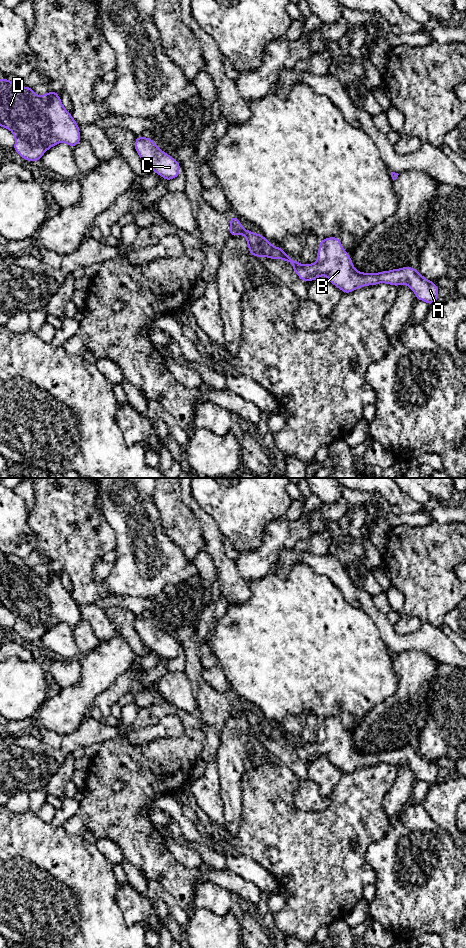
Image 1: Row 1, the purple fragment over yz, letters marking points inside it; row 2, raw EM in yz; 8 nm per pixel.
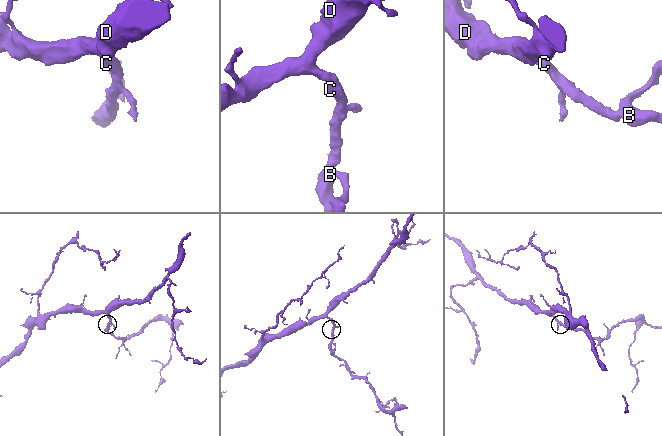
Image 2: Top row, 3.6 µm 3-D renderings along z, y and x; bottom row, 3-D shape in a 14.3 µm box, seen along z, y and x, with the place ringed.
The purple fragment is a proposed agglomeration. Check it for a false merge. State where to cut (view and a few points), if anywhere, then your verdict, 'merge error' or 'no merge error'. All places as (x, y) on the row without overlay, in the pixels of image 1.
cut none; no merge error

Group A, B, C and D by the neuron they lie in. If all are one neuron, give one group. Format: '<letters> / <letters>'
A B C D

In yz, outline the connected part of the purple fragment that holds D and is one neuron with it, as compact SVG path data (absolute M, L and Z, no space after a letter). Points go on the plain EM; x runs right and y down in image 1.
M0 559L0 606L10 610L15 617L13 629L25 640L34 642L41 640L43 634L58 623L66 623L70 627L77 625L82 619L79 605L72 595L65 589L56 571L48 572L42 576L36 575L32 567L19 567L7 559Z

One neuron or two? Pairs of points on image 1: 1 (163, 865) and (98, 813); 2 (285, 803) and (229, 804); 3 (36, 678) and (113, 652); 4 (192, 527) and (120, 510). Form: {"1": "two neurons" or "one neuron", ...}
{"1": "one neuron", "2": "two neurons", "3": "two neurons", "4": "two neurons"}

